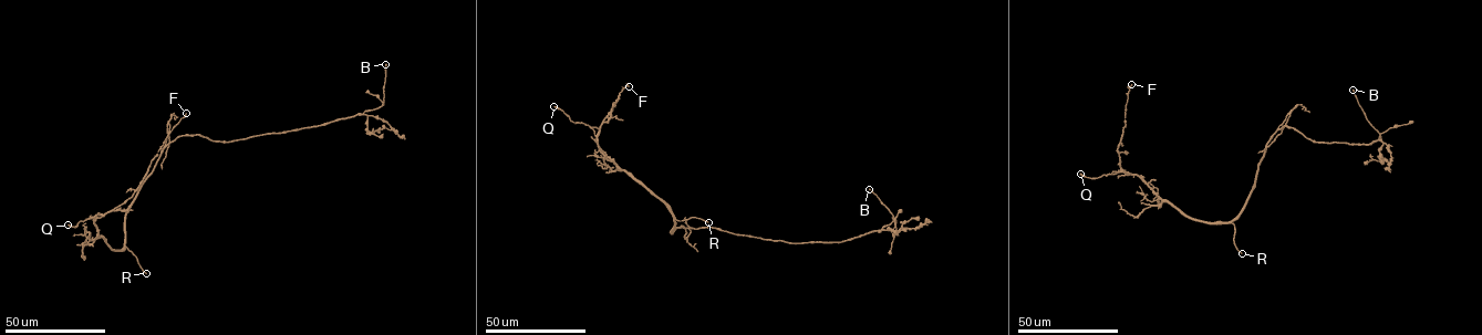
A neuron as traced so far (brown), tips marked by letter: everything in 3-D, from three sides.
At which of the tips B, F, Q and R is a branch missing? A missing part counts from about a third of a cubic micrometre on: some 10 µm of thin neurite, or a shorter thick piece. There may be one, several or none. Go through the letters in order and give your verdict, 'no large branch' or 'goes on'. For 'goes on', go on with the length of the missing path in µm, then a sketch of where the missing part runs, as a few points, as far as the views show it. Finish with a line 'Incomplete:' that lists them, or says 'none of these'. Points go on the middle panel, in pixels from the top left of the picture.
B: goes on | 80 µm
F: no large branch
Q: no large branch
R: no large branch
Incomplete: B

